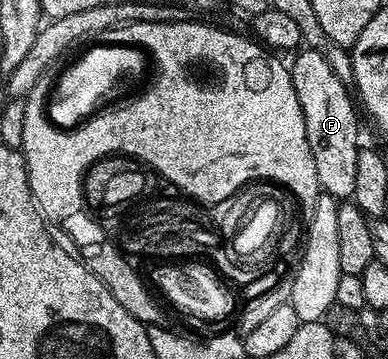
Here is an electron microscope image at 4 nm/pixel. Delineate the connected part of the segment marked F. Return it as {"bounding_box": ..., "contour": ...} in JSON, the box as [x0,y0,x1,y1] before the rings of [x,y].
{"bounding_box":[290,47,362,198],"contour":[[[304,47],[293,57],[296,58],[290,61],[290,72],[302,115],[306,119],[306,139],[310,139],[310,155],[314,155],[318,183],[321,190],[331,197],[351,198],[358,172],[358,151],[362,148],[360,125],[356,122],[357,102],[349,86],[338,79],[334,67],[326,61],[326,55]]]}

